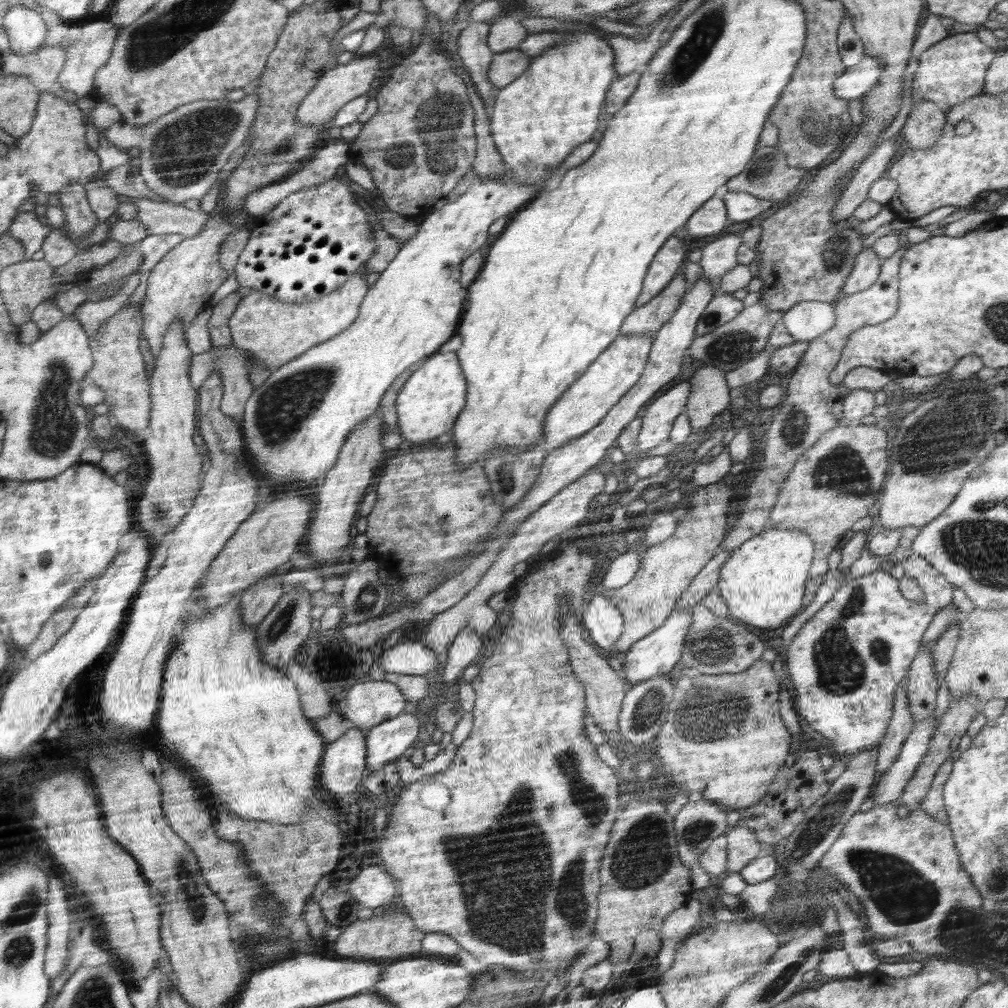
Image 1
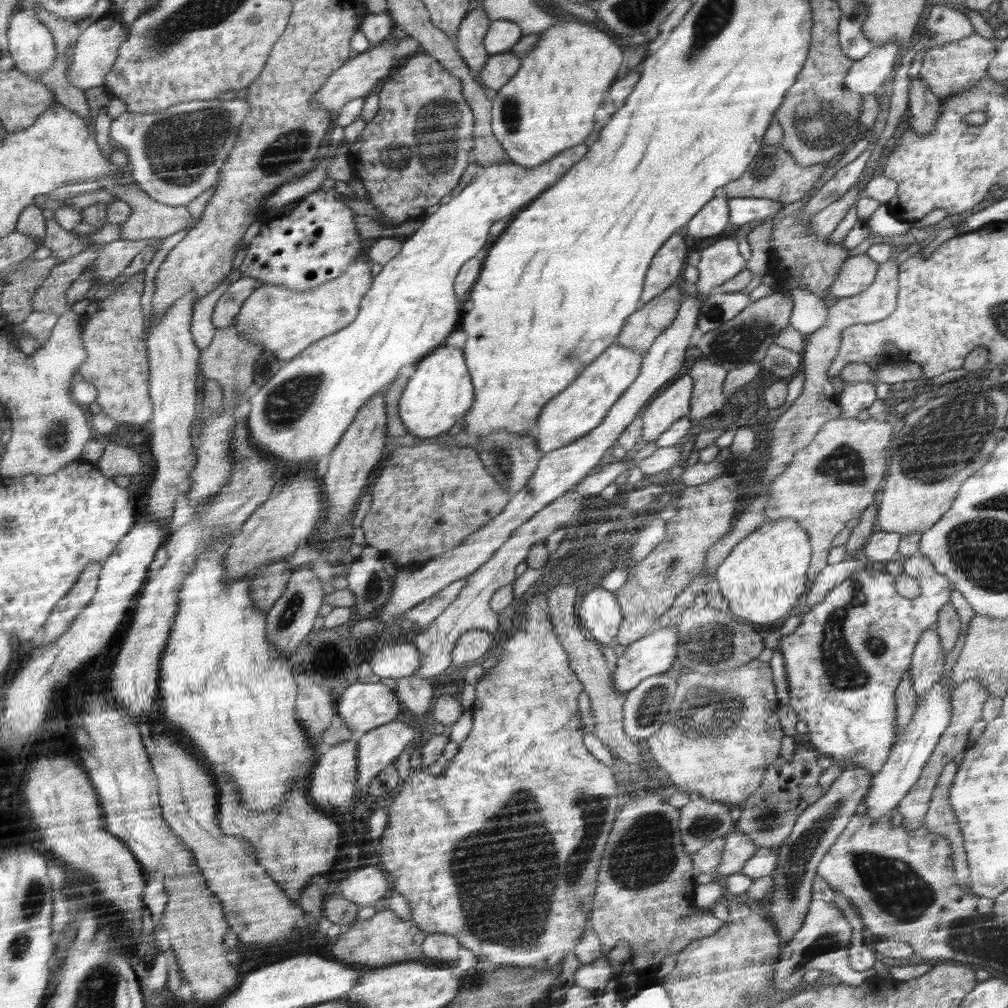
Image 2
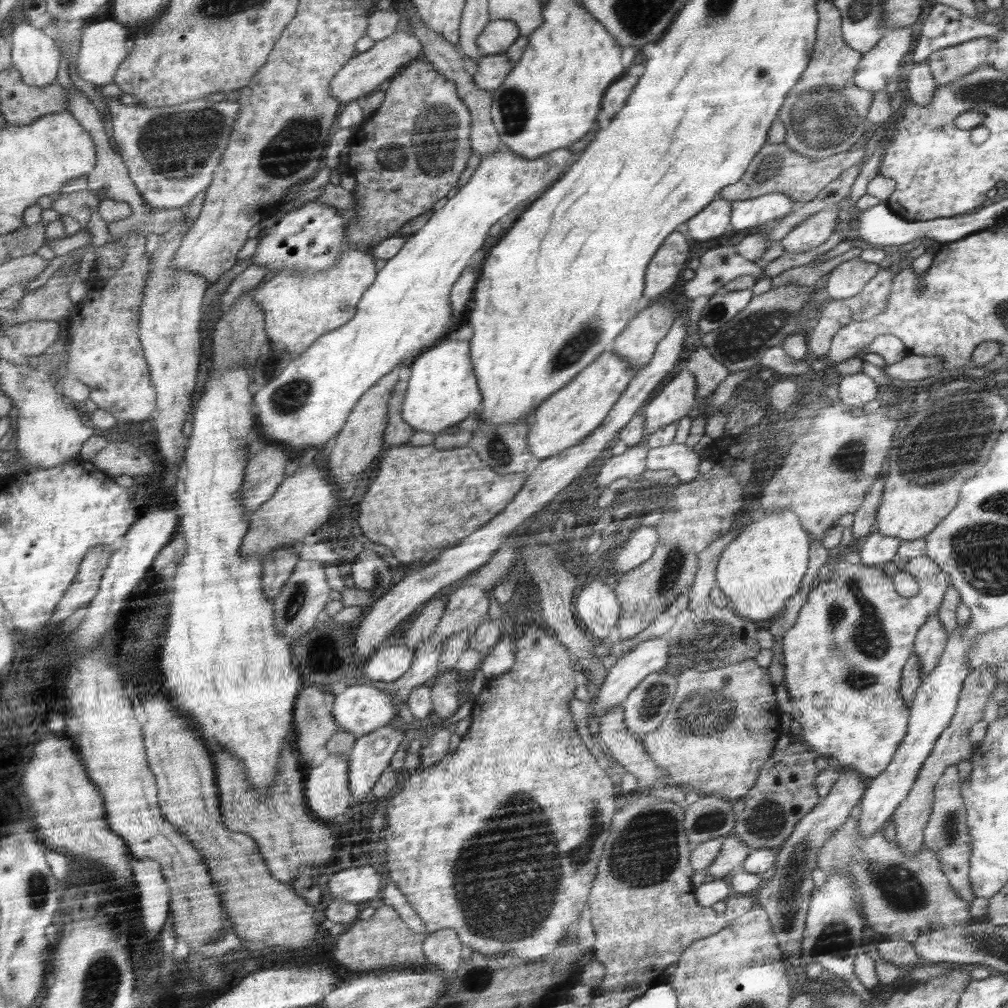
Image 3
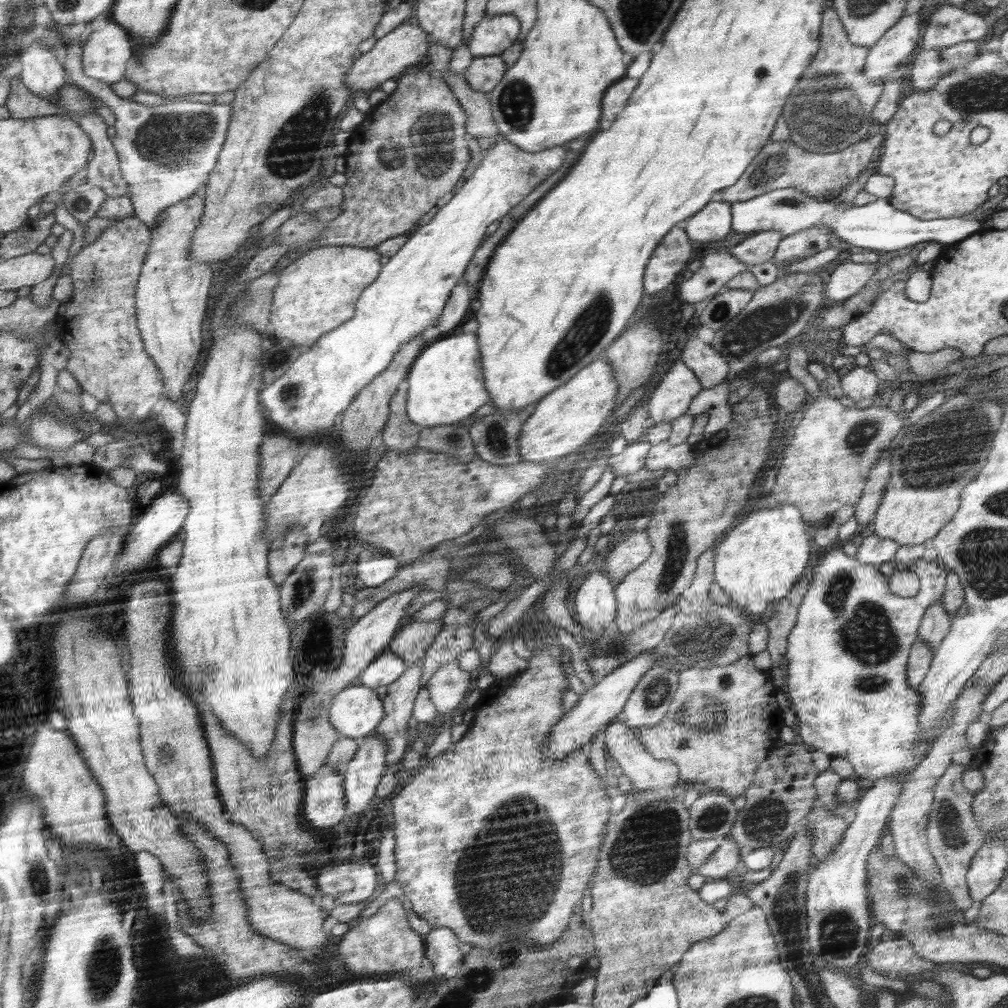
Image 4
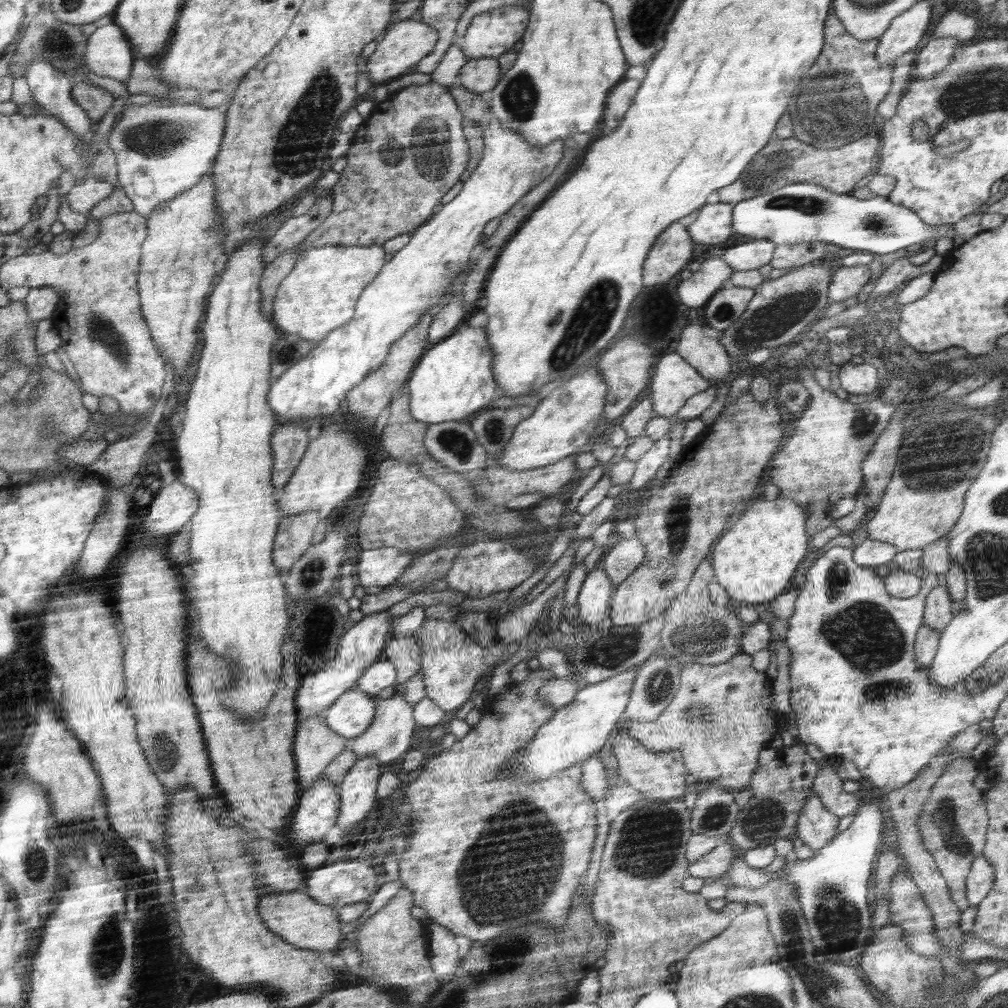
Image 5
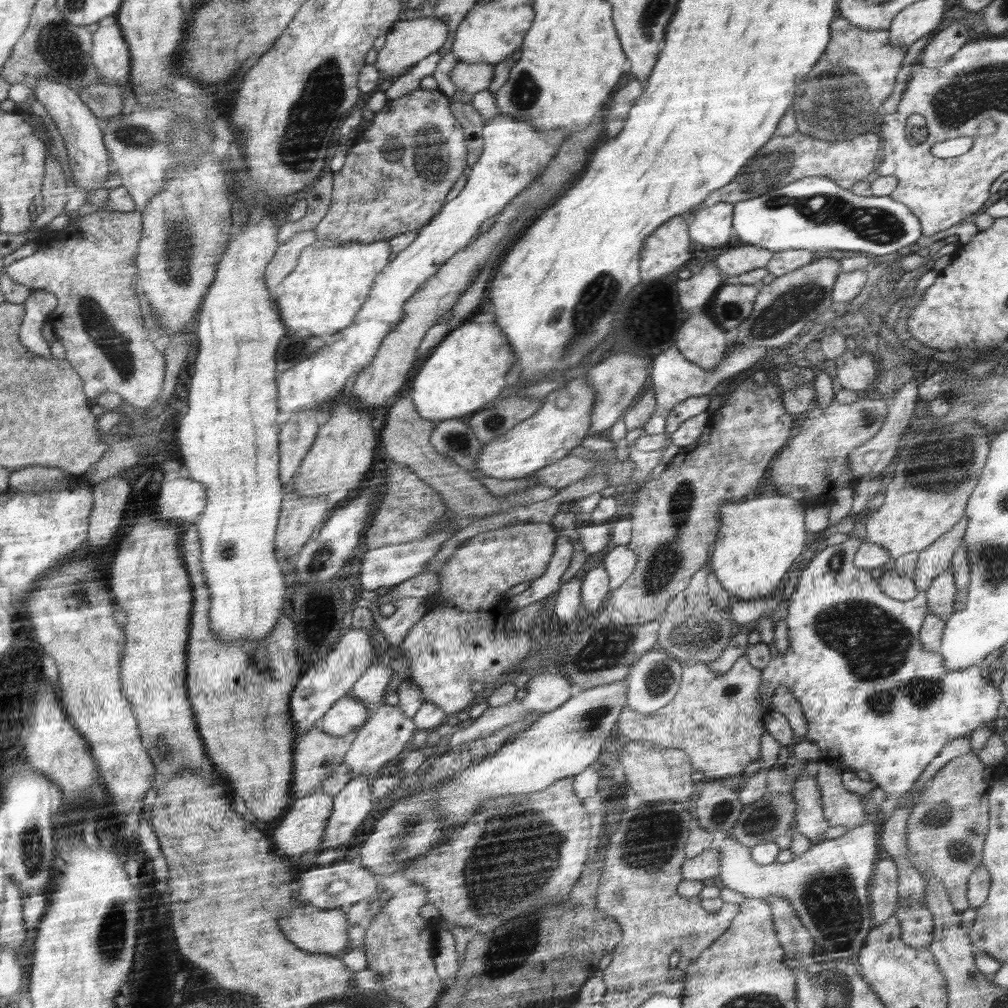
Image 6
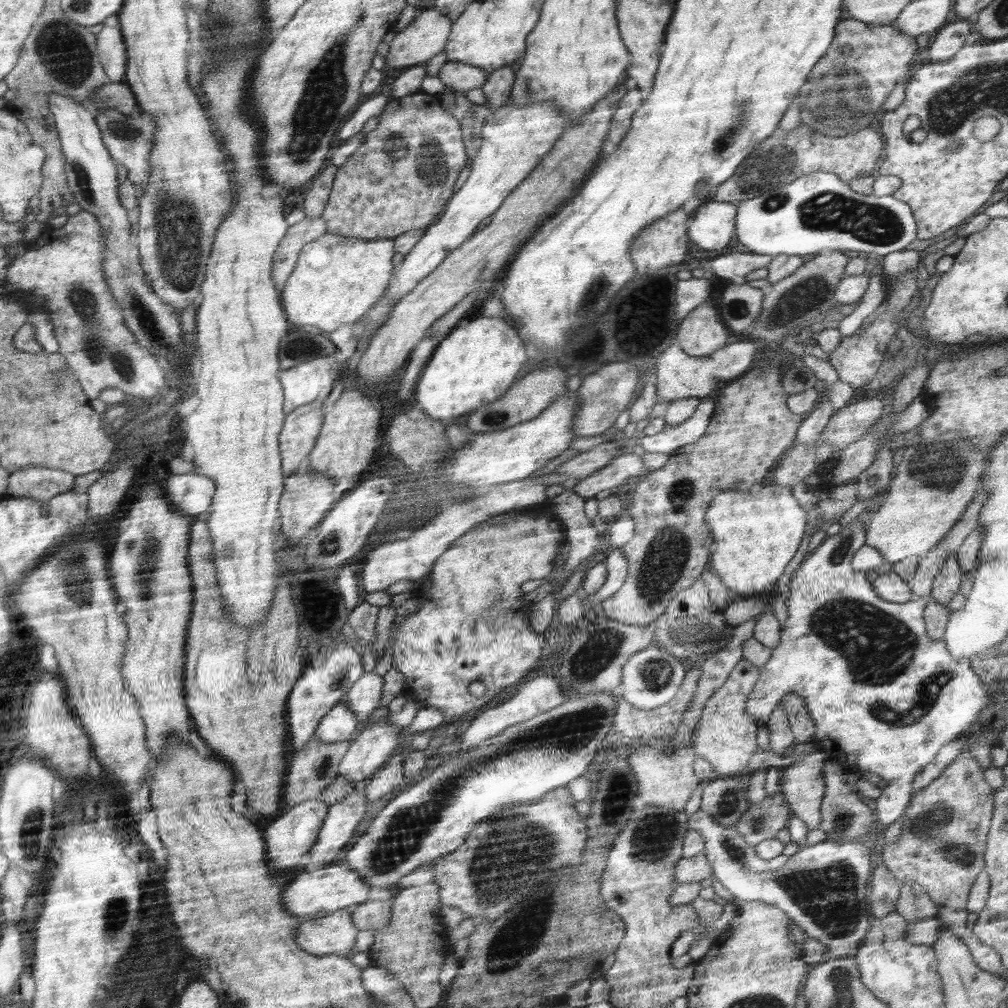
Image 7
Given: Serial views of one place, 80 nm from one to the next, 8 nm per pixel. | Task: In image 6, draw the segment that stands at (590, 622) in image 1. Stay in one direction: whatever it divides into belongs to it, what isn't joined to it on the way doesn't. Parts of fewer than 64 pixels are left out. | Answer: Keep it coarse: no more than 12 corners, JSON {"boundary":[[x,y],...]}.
{"boundary":[[602,564],[583,577],[586,612],[597,615],[610,594],[610,577]]}

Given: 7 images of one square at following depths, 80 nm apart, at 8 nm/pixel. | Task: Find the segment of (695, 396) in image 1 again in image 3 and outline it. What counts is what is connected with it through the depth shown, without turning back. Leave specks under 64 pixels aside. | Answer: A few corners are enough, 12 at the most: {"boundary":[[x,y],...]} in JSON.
{"boundary":[[704,347],[683,366],[698,382],[695,399],[703,404],[728,377],[727,366]]}

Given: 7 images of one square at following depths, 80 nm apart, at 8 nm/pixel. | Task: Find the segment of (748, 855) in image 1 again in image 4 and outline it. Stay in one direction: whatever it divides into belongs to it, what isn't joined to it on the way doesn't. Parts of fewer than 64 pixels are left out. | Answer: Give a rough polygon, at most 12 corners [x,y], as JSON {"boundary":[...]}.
{"boundary":[[723,838],[716,853],[696,869],[713,879],[740,870],[743,855],[733,838]]}

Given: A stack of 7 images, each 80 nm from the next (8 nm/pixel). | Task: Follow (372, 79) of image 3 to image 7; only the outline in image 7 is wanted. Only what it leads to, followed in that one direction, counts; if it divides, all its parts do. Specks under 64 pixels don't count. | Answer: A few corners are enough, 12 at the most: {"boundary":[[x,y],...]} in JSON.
{"boundary":[[424,8],[396,33],[386,68],[413,67],[442,52],[453,21]]}

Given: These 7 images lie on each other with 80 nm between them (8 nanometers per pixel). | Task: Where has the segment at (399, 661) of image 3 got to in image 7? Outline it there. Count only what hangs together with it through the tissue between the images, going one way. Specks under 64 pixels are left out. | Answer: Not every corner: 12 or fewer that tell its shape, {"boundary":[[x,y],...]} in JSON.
{"boundary":[[364,674],[342,702],[356,724],[372,716],[382,698],[383,676]]}

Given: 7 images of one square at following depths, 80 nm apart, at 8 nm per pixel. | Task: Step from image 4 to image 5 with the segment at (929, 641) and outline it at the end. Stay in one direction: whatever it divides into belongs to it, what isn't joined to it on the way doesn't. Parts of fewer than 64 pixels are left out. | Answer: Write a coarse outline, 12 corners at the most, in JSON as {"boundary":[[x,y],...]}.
{"boundary":[[943,575],[927,595],[922,626],[941,634],[953,618]]}

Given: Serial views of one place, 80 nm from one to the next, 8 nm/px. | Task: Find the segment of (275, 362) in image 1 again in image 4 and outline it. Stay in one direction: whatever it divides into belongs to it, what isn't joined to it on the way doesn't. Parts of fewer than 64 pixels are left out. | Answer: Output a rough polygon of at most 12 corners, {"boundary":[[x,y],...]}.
{"boundary":[[324,246],[282,267],[269,333],[311,347],[355,314],[377,248]]}

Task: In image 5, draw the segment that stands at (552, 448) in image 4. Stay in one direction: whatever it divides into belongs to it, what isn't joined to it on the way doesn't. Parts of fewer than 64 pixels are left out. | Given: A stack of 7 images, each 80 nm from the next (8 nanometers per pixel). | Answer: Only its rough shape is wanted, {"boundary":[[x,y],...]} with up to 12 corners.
{"boundary":[[595,362],[542,399],[496,462],[527,471],[580,453],[607,382]]}

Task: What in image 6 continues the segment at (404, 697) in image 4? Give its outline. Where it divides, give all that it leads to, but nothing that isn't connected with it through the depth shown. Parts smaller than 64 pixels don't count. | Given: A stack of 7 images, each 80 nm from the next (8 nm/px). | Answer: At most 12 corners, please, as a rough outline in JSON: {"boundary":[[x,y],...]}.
{"boundary":[[379,704],[342,763],[375,777],[417,735],[399,705]]}

